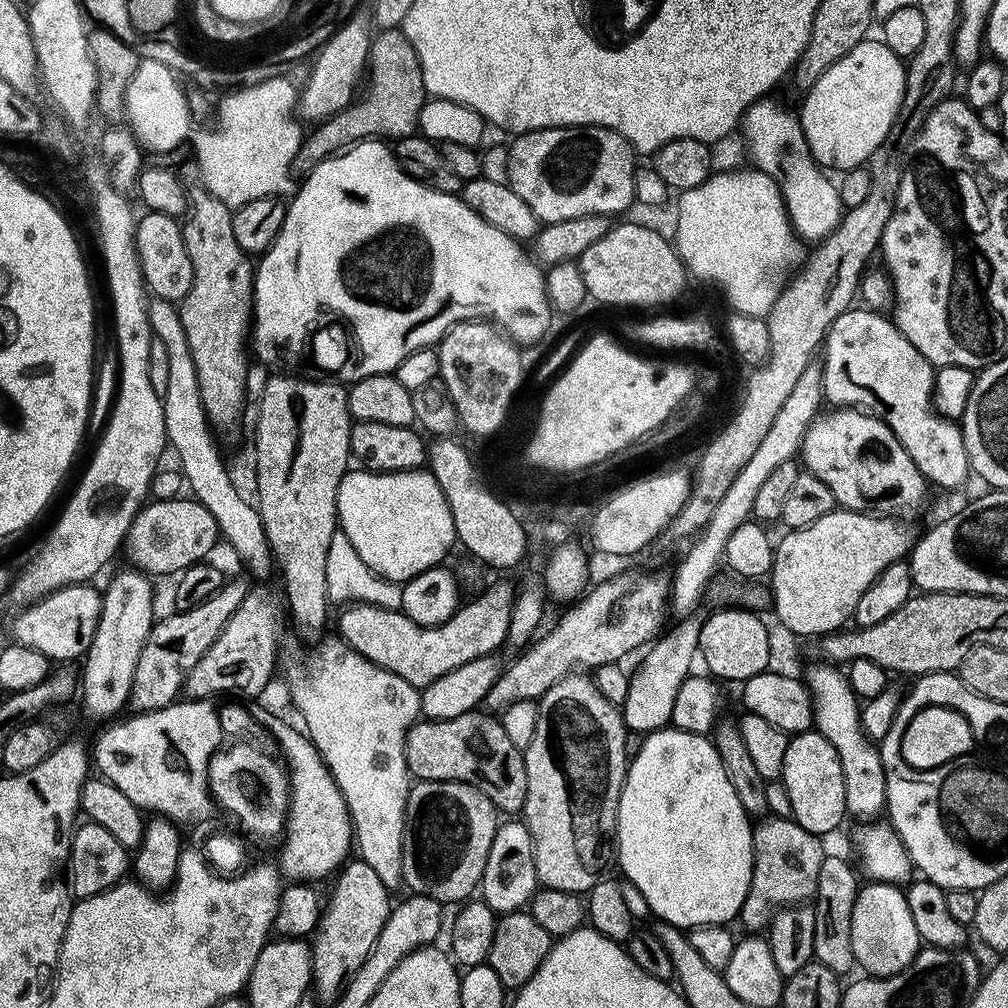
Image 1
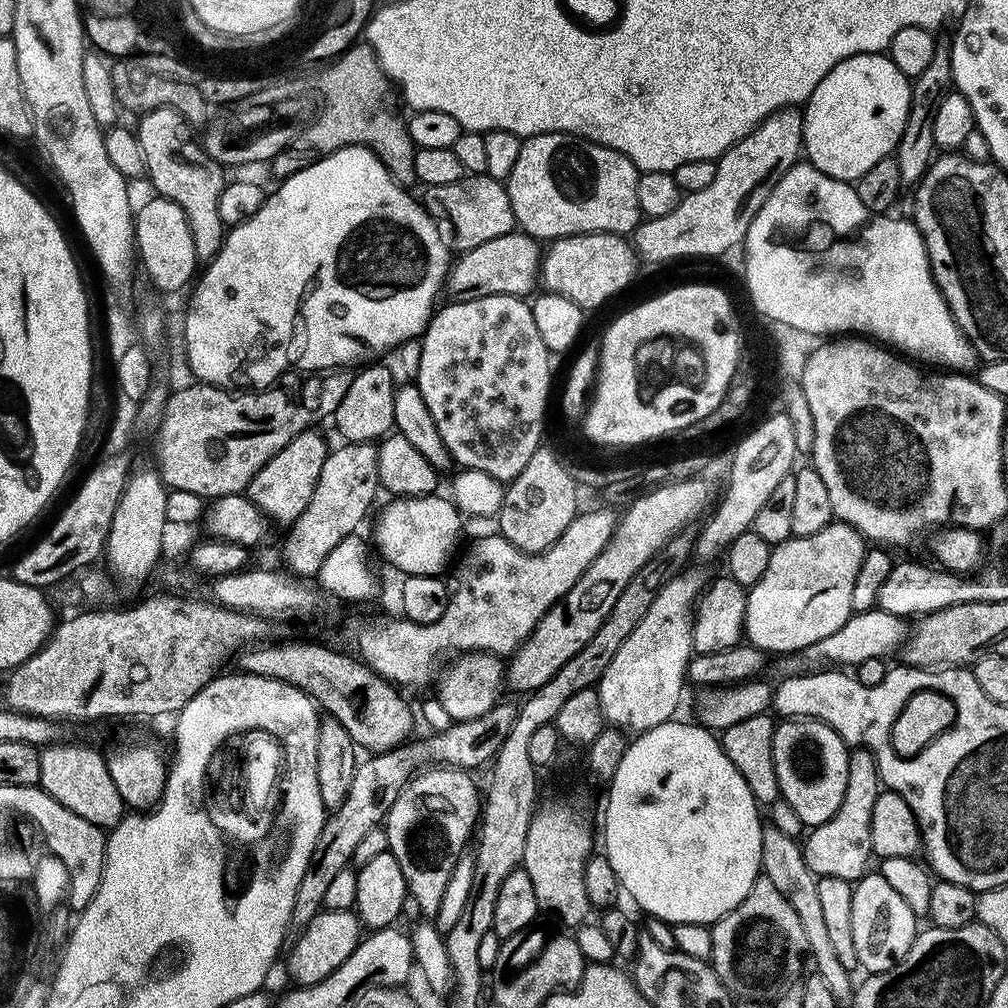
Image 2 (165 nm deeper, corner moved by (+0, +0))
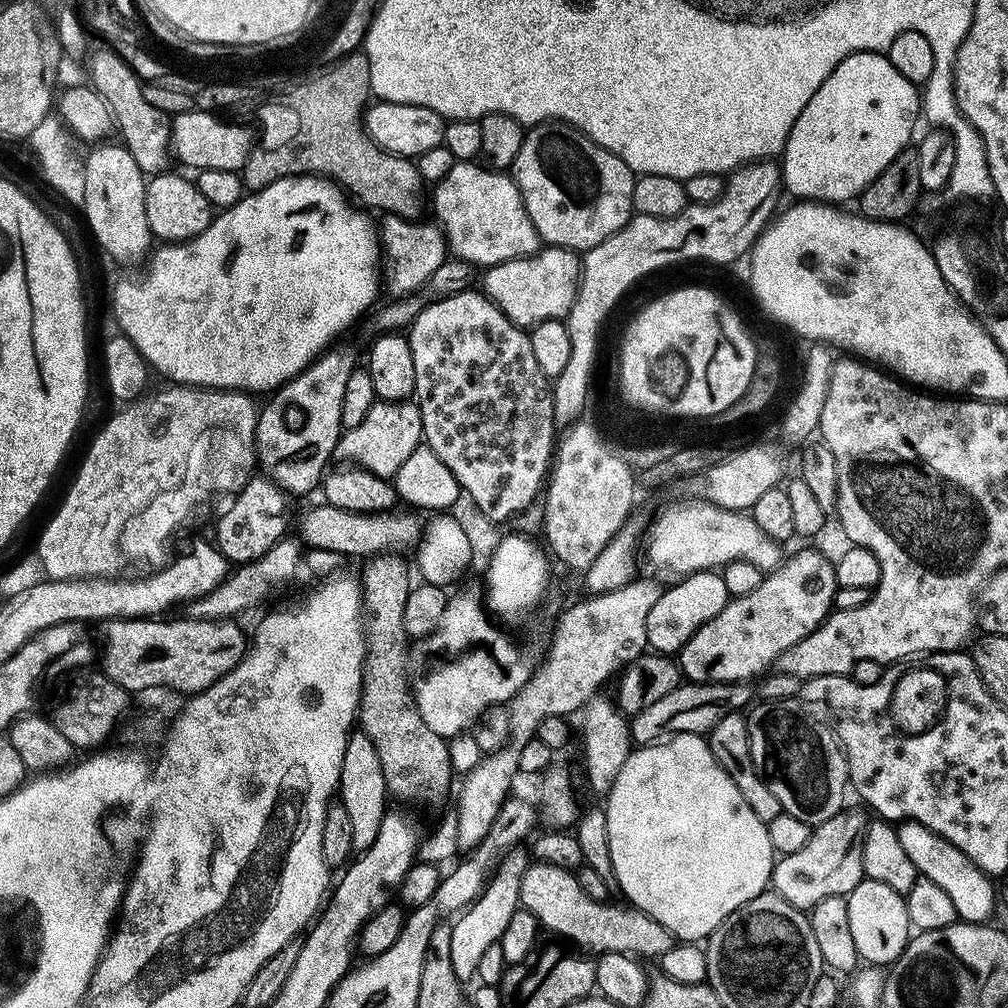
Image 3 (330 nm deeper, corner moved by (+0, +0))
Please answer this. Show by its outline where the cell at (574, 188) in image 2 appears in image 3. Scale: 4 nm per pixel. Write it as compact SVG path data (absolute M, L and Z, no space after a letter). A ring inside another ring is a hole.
M545 122L542 124L531 125L524 133L524 141L522 142L522 150L518 150L518 158L512 163L511 171L514 173L514 179L518 190L521 192L522 202L525 204L526 214L529 215L530 222L537 230L539 239L545 245L553 248L571 248L577 254L583 254L589 248L598 246L598 242L602 242L606 238L610 238L610 234L614 234L620 228L625 228L628 221L632 219L634 213L632 211L632 199L634 198L634 186L636 185L636 176L626 166L626 162L622 162L622 158L618 158L614 154L610 154L610 150L599 148L584 133L572 127L570 124L563 122Z

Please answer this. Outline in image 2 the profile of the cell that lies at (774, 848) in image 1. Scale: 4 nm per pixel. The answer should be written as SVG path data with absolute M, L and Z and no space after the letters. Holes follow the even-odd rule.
M761 875L738 907L717 920L711 929L710 963L733 997L741 1001L771 1001L799 977L796 975L808 952L806 933L798 914L794 914L794 906L786 902L768 876Z

